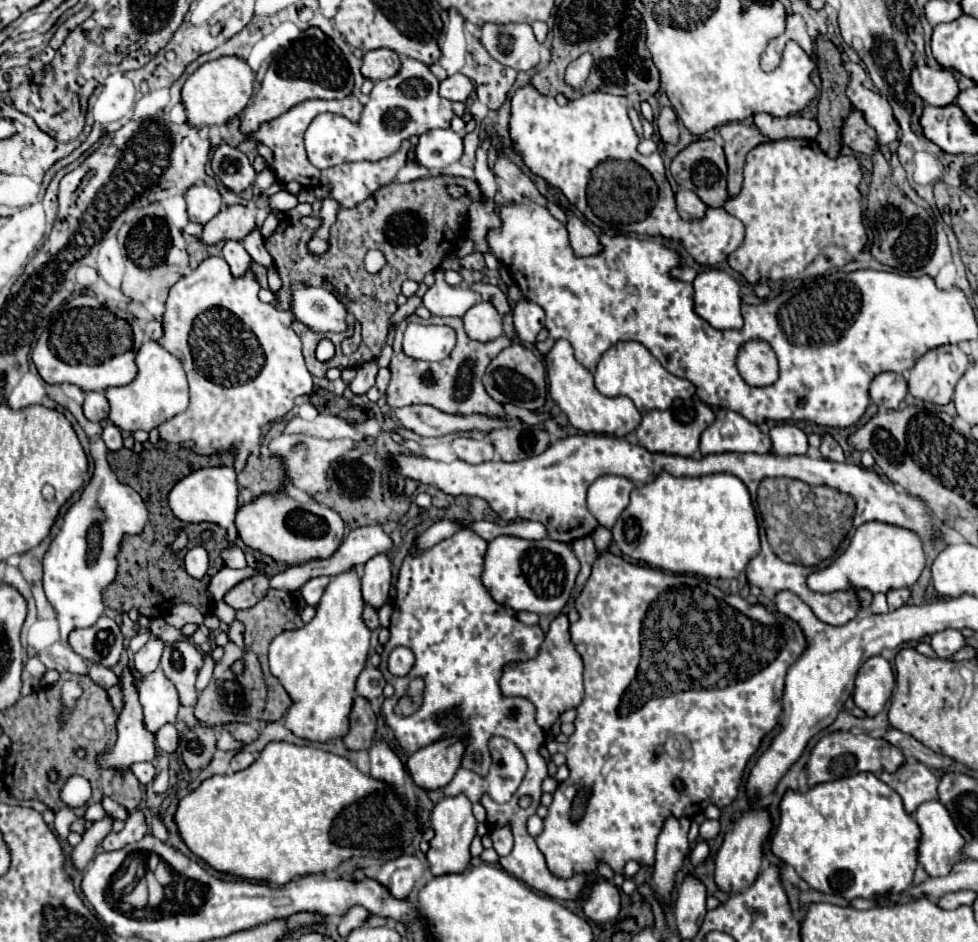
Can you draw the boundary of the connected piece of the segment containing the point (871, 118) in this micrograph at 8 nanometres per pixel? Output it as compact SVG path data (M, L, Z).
M848 61L846 71L850 73L850 83L846 89L848 99L852 101L852 105L856 109L860 109L864 113L864 119L868 121L870 127L876 129L878 133L878 143L880 145L890 145L892 141L898 139L898 121L892 115L892 107L888 103L888 99L884 99L882 95L866 89L863 85L866 79L866 71L860 65Z

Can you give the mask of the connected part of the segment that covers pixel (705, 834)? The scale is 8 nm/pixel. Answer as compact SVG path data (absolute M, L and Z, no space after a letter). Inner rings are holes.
M706 819L702 825L700 825L700 837L702 839L716 839L720 833L720 821L712 821L712 819Z

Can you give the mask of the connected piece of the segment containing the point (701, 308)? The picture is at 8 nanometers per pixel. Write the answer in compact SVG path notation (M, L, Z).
M708 269L694 279L694 309L714 329L740 329L740 287L720 269Z

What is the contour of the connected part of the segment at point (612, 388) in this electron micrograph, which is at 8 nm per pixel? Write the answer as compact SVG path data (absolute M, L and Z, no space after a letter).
M636 341L616 343L614 347L610 347L598 361L594 381L596 381L596 389L606 397L618 397L618 395L630 397L640 413L646 413L652 409L666 409L676 397L688 399L696 393L696 387L688 379L680 379L668 373L658 363L658 359L654 359L654 355L642 343L636 343Z

